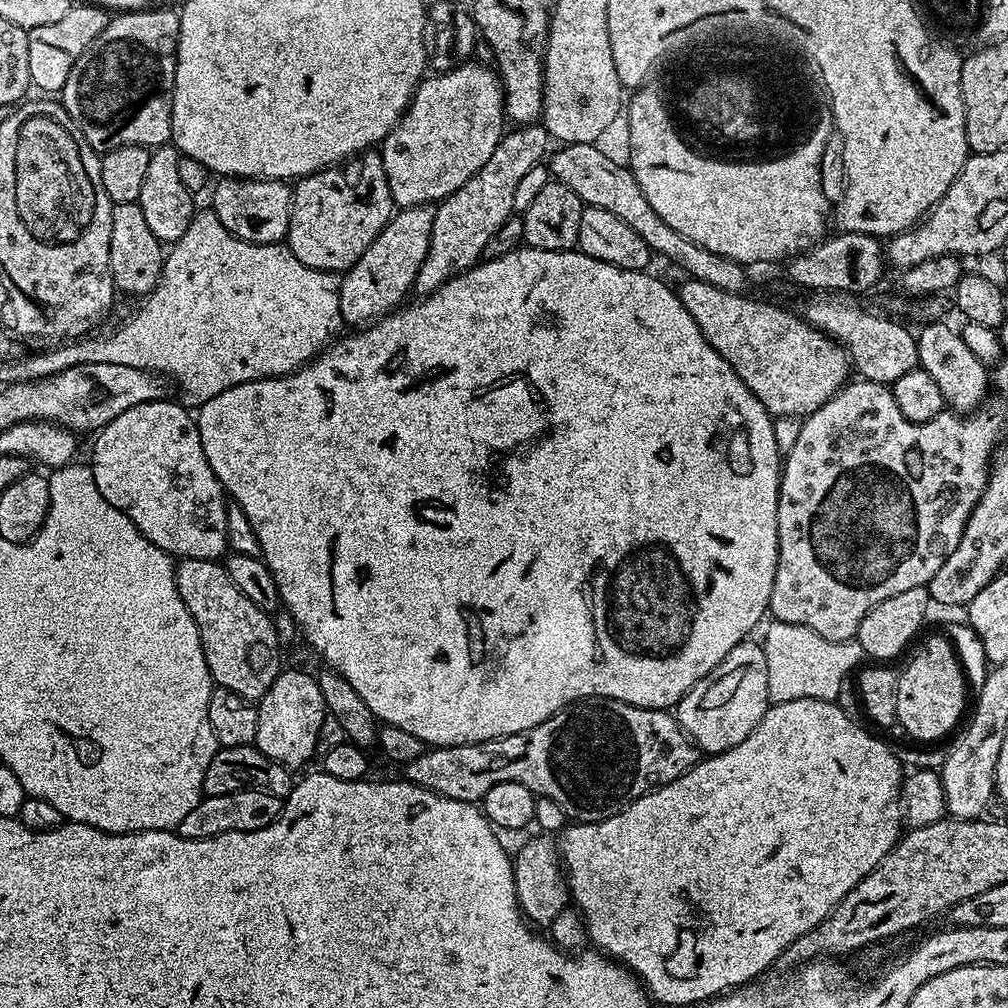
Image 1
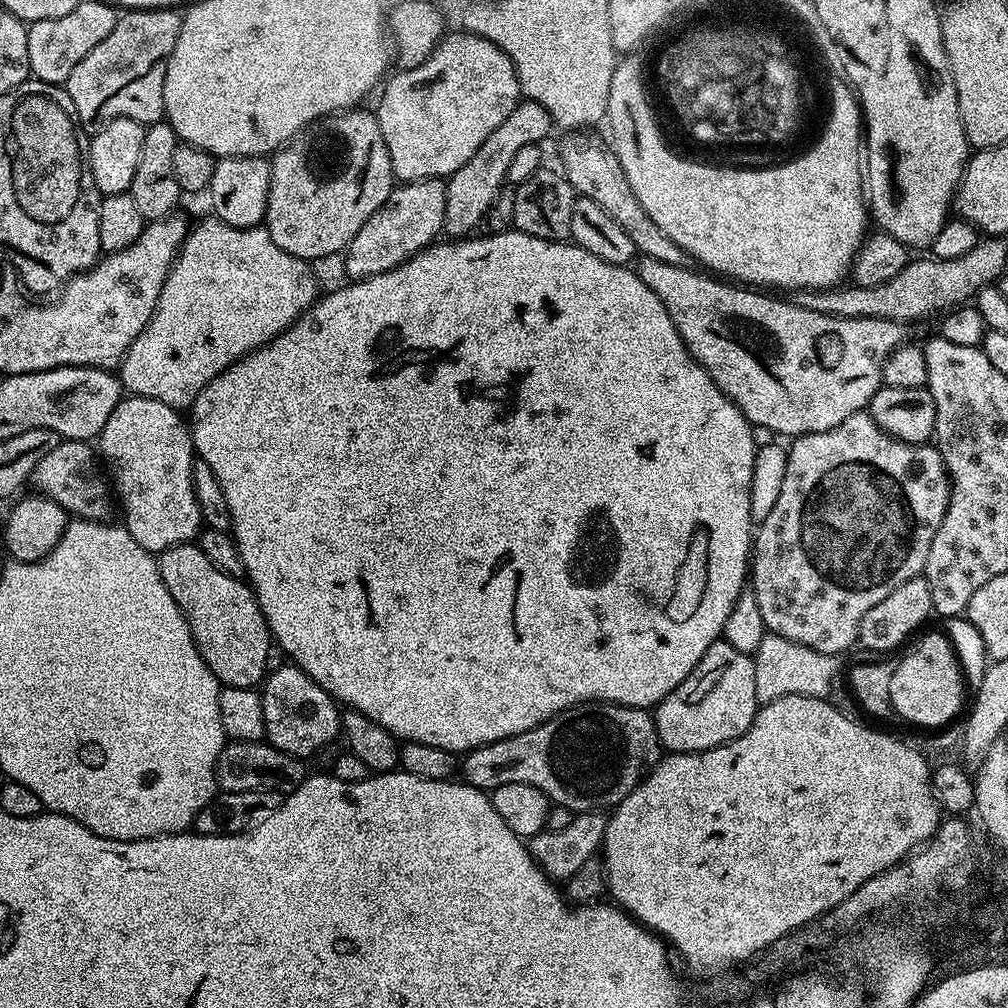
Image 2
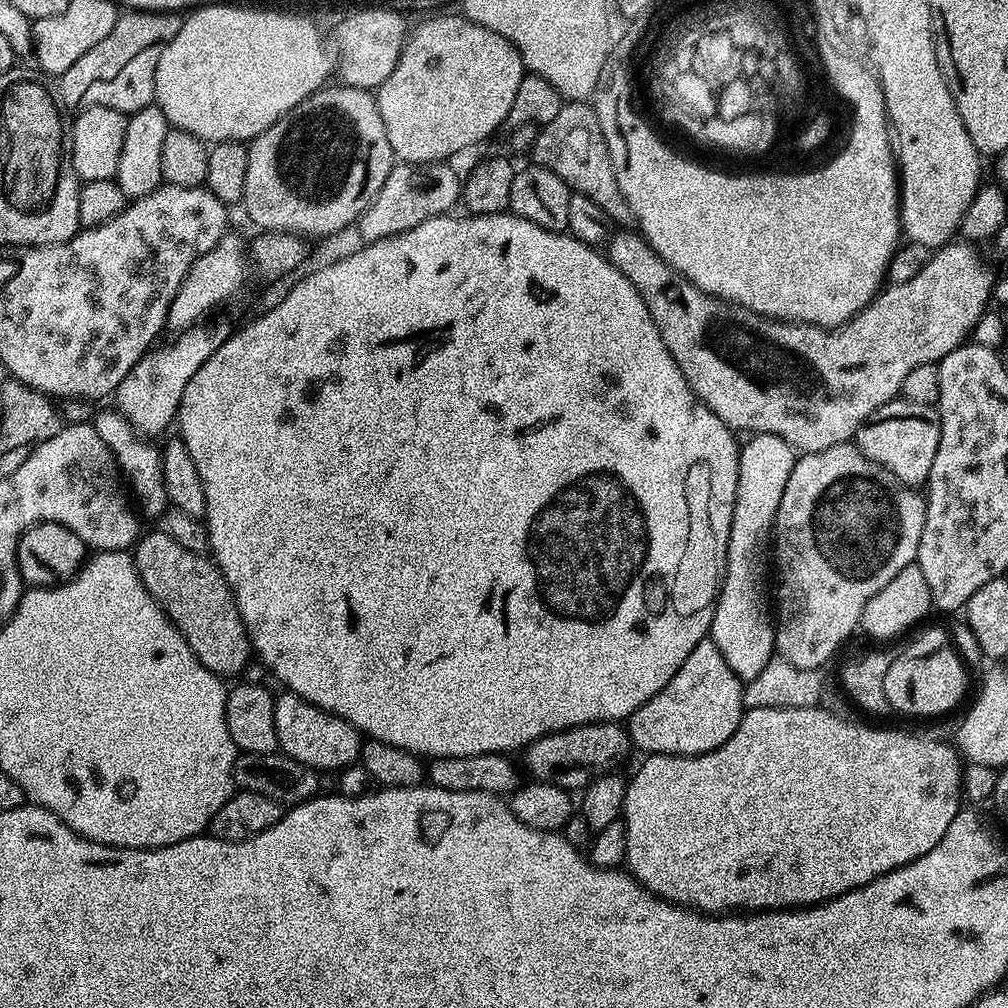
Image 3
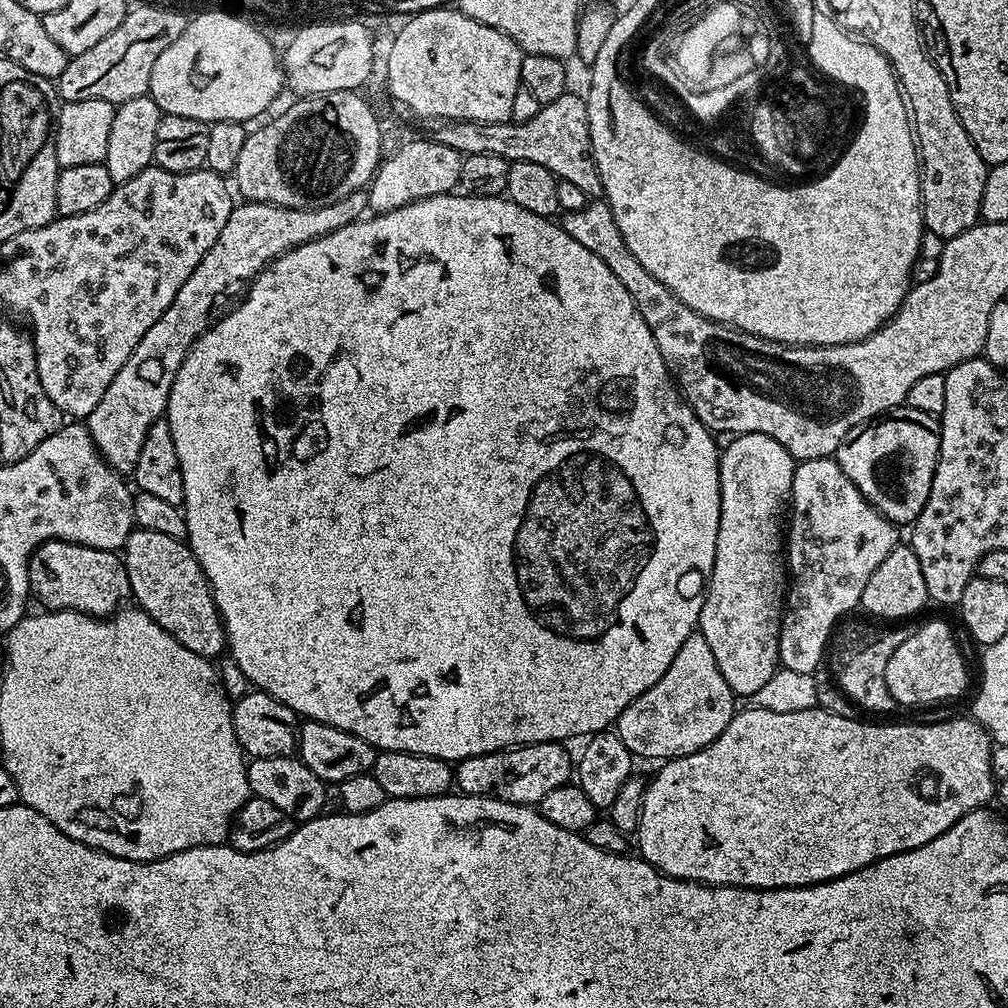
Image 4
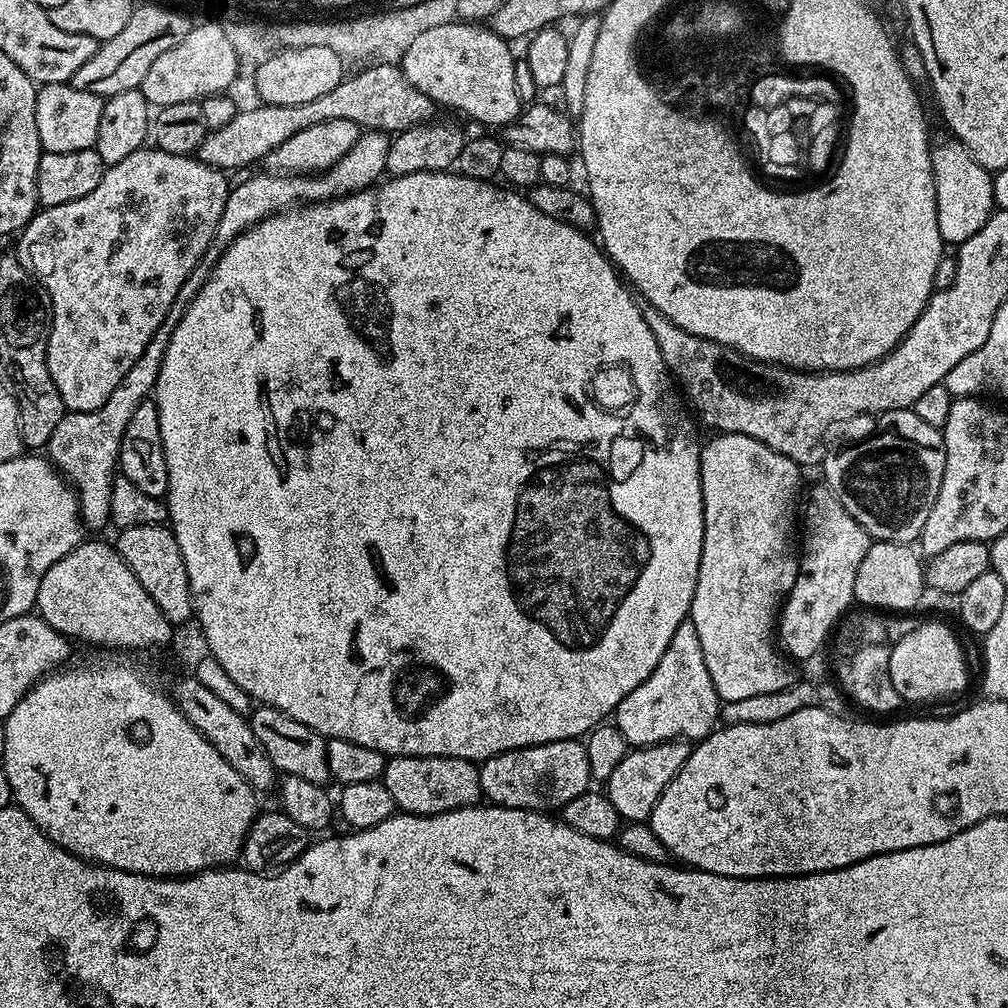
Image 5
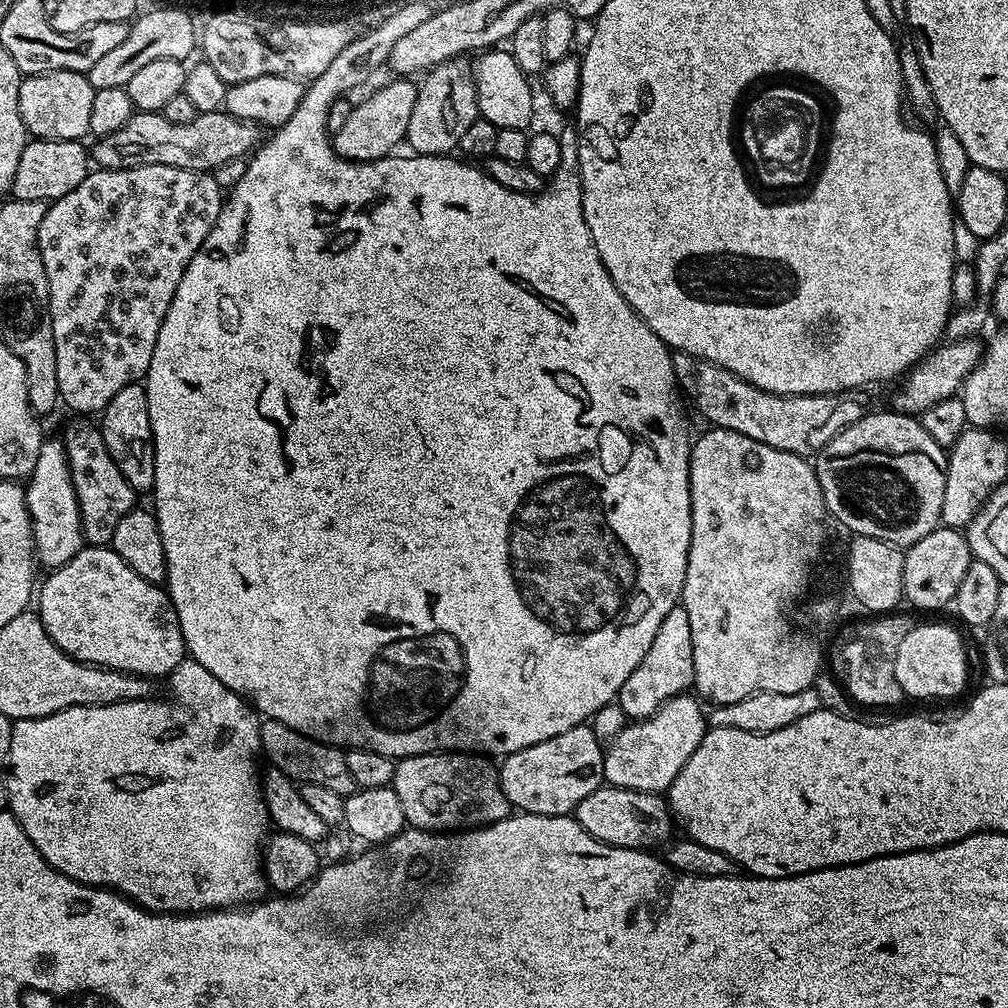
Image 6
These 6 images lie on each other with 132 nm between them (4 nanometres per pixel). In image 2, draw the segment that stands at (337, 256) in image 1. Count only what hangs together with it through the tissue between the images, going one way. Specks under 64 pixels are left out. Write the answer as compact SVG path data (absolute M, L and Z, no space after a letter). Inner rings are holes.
M345 110L317 120L271 157L272 173L263 227L267 228L276 245L286 250L286 254L313 262L323 256L332 256L335 252L343 253L354 234L362 230L366 218L381 208L392 192L392 163L382 130L371 111L360 111L364 110Z

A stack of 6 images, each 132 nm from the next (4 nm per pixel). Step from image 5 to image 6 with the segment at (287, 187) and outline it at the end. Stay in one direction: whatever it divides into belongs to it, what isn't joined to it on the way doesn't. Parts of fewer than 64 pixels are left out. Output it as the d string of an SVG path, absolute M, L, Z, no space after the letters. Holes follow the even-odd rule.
M392 78L389 84L372 92L364 101L353 103L350 118L346 118L342 130L334 134L334 147L340 156L347 160L381 160L383 156L391 156L396 148L407 137L410 126L410 113L416 101L415 83L408 78ZM45 439L44 445L38 450L38 462L26 481L24 497L32 519L32 541L36 547L39 567L51 570L70 562L70 558L74 558L83 550L86 541L72 481L72 470L68 466L68 456L64 453L63 439Z

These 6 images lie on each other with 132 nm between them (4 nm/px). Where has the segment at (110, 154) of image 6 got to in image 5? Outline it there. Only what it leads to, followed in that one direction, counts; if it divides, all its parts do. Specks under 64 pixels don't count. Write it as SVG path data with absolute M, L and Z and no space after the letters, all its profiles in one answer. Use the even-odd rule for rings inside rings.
M392 62L372 63L369 68L353 76L352 73L345 75L338 86L334 86L334 90L314 98L314 102L298 102L298 106L261 103L260 108L237 111L226 126L209 131L198 149L199 160L211 168L221 170L244 168L255 160L263 161L275 148L282 146L286 138L294 138L298 130L306 130L306 126L318 126L318 122L349 120L362 130L395 134L413 128L415 124L427 124L435 117L432 115L438 111L436 101L409 82L403 67L396 65L395 68Z

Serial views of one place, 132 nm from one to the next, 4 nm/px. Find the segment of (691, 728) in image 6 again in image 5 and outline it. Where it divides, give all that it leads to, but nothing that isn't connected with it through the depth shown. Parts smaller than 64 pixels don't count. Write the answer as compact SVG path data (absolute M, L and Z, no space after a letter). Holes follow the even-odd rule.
M667 740L661 744L651 744L645 748L632 748L618 762L614 774L606 782L606 795L608 800L618 810L621 821L644 822L649 819L658 802L662 798L662 790L670 786L674 774L682 770L686 758L691 754L693 745L686 740Z

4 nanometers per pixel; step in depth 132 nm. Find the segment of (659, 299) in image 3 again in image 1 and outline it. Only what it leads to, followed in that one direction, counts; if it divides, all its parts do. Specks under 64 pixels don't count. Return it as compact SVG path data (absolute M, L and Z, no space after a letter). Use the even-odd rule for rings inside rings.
M685 279L684 285L679 285L678 295L680 300L690 310L690 316L694 322L698 322L698 330L706 338L726 362L746 382L748 389L766 406L766 410L774 418L777 416L794 416L803 418L814 414L834 394L839 388L843 388L850 380L850 361L844 347L836 341L831 340L824 332L817 332L803 315L787 312L784 308L779 308L776 304L767 304L764 300L755 300L749 294L739 292L727 292L718 290L718 286L710 286L710 282L701 280Z

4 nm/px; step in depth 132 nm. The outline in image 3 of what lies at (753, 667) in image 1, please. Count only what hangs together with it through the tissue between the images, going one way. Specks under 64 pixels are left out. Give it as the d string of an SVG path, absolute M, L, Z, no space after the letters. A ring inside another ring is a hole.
M705 638L698 642L698 646L694 646L694 650L690 650L686 662L678 666L678 674L674 674L674 678L670 678L670 682L666 682L666 686L662 686L662 690L658 690L658 694L650 698L650 702L646 702L638 711L632 713L627 721L626 731L631 743L635 747L637 744L644 754L700 756L703 752L712 752L718 746L722 746L722 742L726 742L726 738L734 734L745 711L744 684L734 674L734 670L726 666L722 650L718 650L711 638Z

